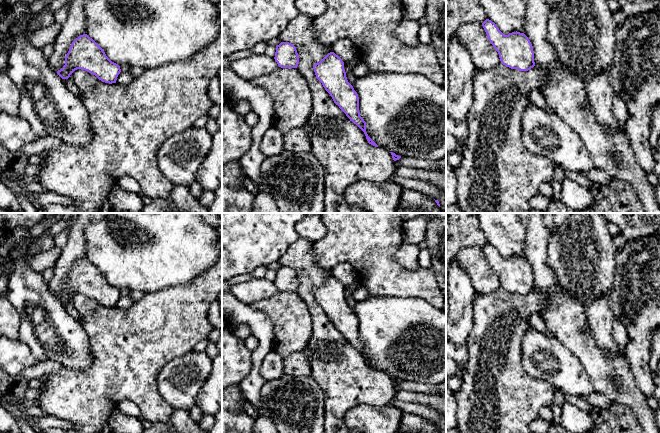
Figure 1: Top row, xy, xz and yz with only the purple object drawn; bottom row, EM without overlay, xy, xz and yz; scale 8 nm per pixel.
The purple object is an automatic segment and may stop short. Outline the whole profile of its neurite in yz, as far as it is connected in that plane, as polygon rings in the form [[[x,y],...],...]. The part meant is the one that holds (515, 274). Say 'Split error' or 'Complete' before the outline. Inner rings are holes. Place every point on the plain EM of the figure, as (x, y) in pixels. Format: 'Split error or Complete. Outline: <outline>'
Complete. Outline: [[[489,243],[482,250],[503,289],[519,295],[528,295],[535,290],[533,270],[524,257],[512,256],[505,259]]]

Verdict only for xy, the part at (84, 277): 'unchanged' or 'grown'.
unchanged

